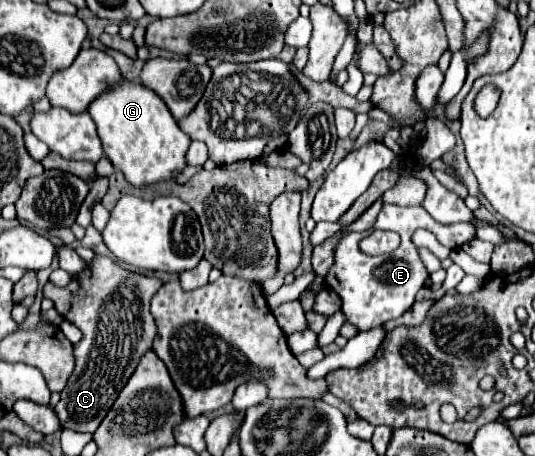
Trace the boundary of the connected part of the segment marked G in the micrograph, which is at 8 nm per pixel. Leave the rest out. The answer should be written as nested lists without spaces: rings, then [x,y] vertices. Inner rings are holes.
[[[122,80],[122,86],[114,86],[114,90],[100,94],[88,106],[88,114],[96,122],[104,154],[110,158],[114,168],[124,172],[130,184],[142,186],[172,180],[186,166],[184,156],[190,146],[190,138],[180,130],[170,110],[150,88]]]

